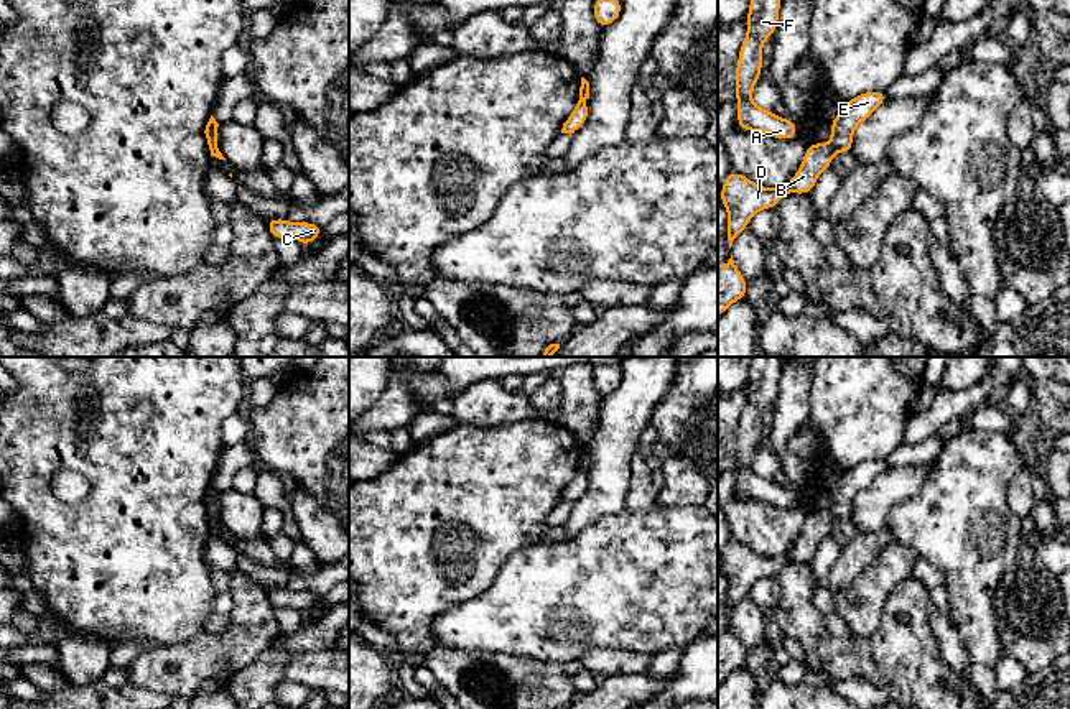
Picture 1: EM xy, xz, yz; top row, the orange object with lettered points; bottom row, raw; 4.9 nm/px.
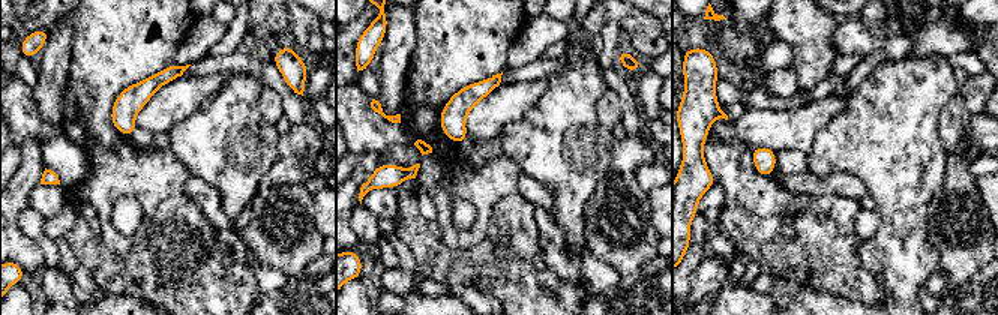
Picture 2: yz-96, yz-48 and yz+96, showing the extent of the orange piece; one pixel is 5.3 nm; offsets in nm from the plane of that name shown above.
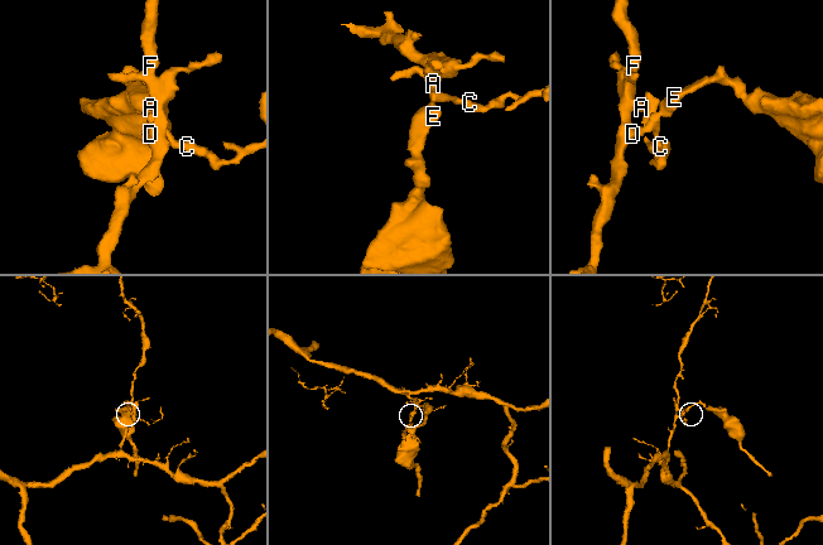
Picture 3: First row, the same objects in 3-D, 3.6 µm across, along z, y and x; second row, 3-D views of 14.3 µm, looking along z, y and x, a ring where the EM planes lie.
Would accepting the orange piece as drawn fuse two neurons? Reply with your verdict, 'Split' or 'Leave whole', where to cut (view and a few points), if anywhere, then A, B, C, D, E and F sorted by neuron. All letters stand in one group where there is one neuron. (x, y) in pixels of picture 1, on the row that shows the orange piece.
Split. Split along yz (830, 142), (833, 152). Groups: A B C D F / E

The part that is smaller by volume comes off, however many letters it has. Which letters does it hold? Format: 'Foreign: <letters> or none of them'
Foreign: E

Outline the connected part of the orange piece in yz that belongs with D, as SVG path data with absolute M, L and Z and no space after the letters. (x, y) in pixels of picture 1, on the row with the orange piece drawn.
M812 143L805 150L805 156L802 160L802 165L798 171L793 174L790 183L782 188L764 188L751 181L749 178L742 176L741 173L736 173L731 169L731 173L726 176L721 186L721 206L728 209L728 240L729 248L733 245L733 240L749 225L749 220L762 209L775 209L777 202L787 196L789 192L795 194L810 194L815 188L815 183L821 171L831 168L831 158L833 158L833 146L831 143Z

